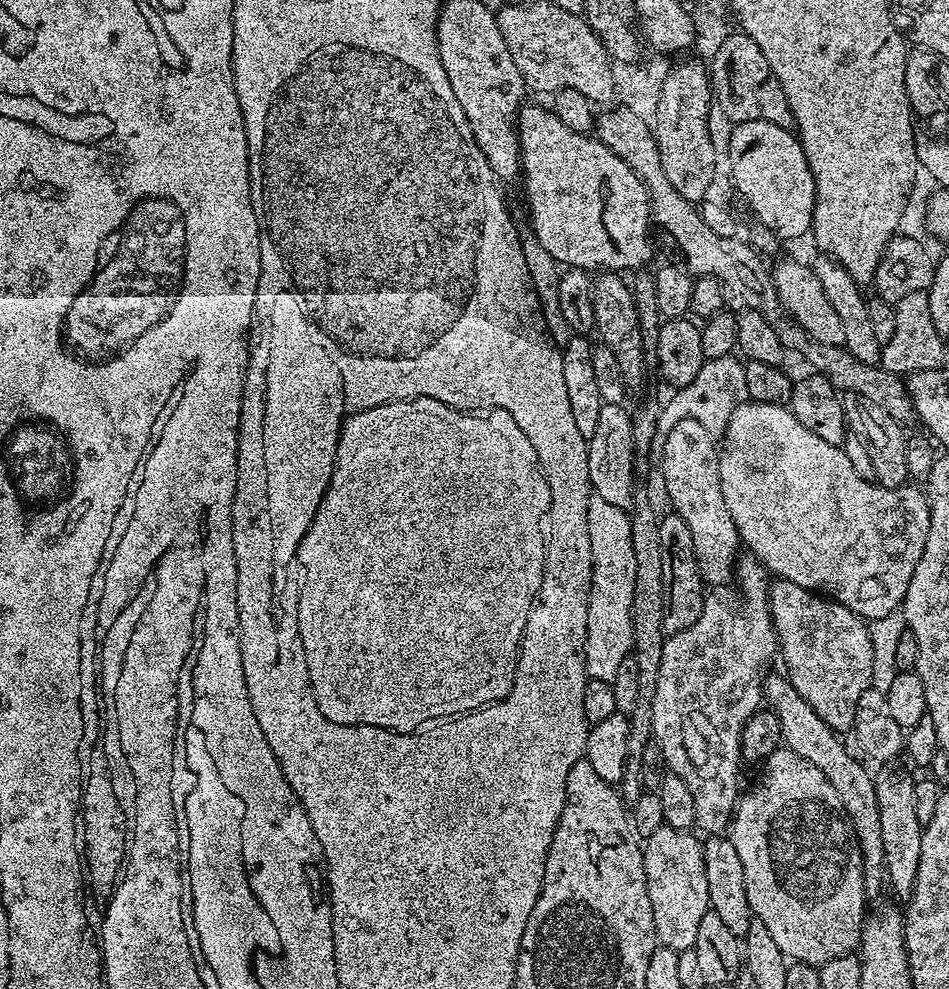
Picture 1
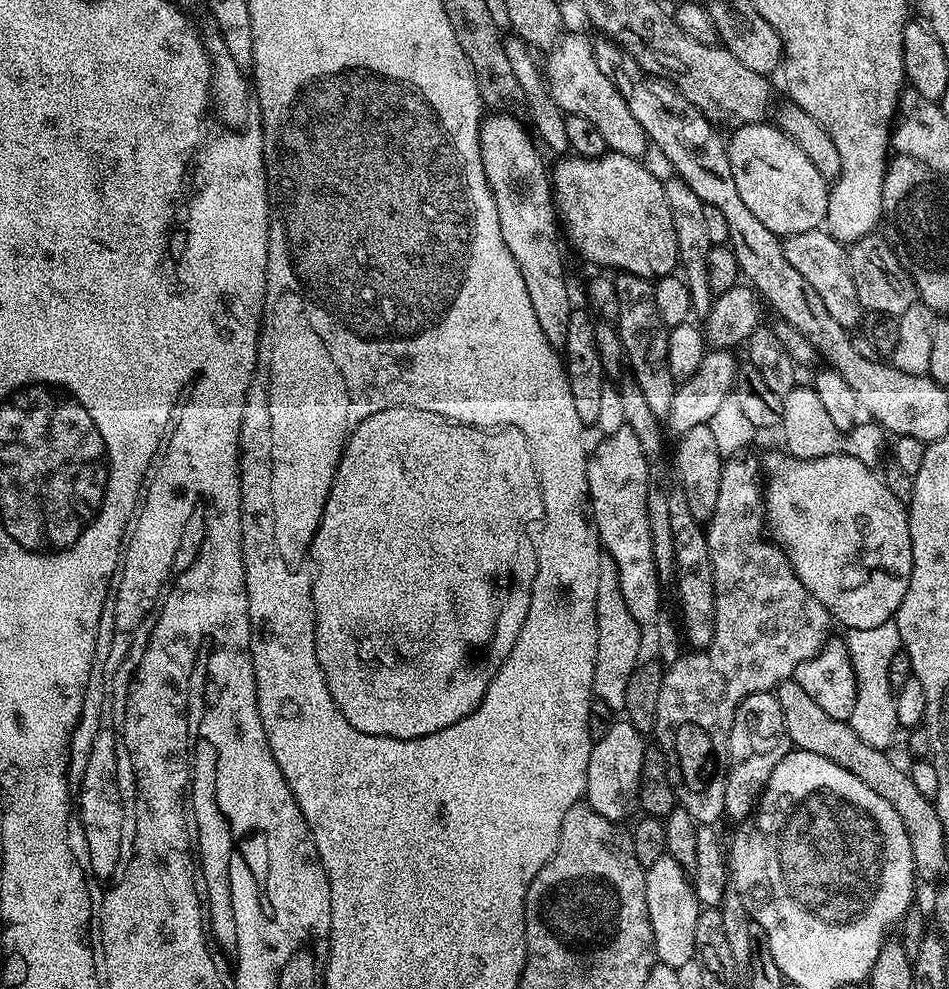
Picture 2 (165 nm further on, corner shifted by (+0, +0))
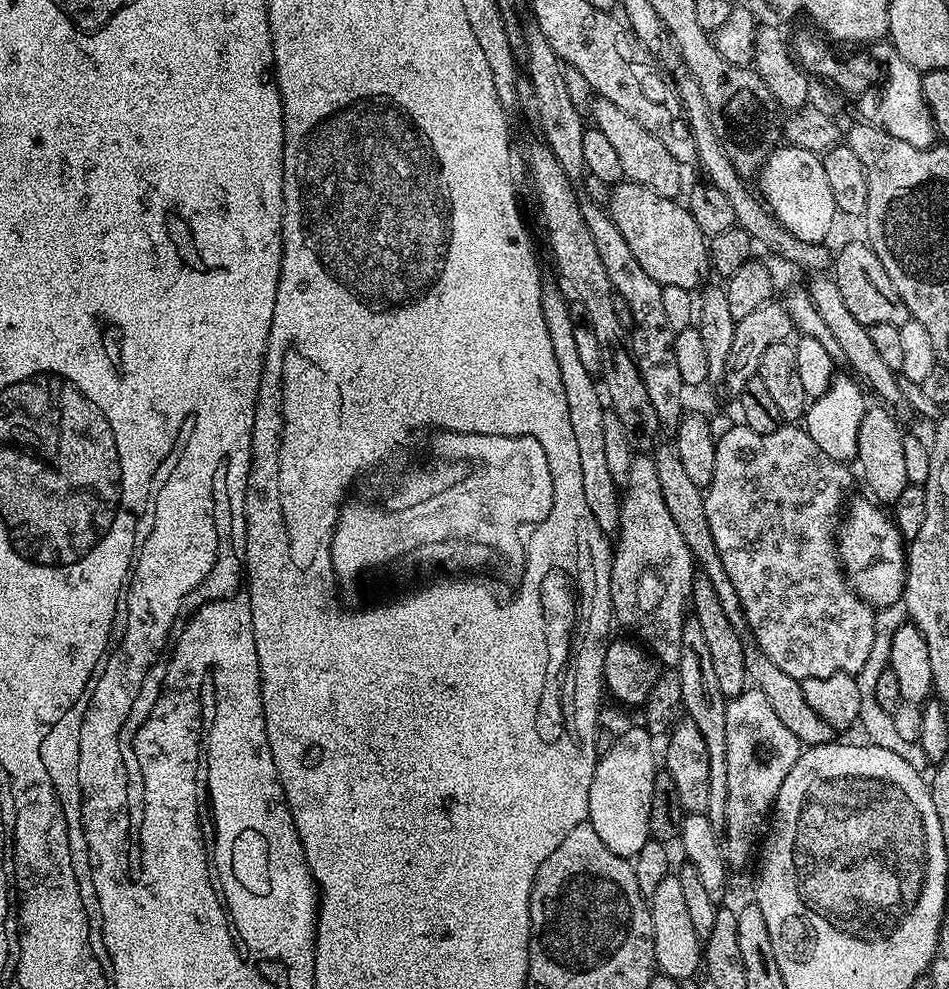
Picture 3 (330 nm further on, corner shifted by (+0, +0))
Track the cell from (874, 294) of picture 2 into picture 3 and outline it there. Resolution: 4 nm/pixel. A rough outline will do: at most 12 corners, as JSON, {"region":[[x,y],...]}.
{"region":[[844,244],[834,279],[863,324],[910,319],[872,245]]}

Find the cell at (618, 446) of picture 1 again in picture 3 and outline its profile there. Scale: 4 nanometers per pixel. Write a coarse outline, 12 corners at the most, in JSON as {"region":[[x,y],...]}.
{"region":[[633,455],[611,549],[612,614],[680,657],[692,551]]}

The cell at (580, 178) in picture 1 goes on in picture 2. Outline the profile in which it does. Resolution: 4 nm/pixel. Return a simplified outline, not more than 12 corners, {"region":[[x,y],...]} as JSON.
{"region":[[637,157],[551,169],[592,264],[655,282],[680,262],[664,180]]}

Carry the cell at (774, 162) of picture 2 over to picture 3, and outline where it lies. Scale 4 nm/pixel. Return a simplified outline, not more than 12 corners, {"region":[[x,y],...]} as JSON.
{"region":[[777,147],[758,192],[802,242],[824,244],[838,219],[817,153]]}

